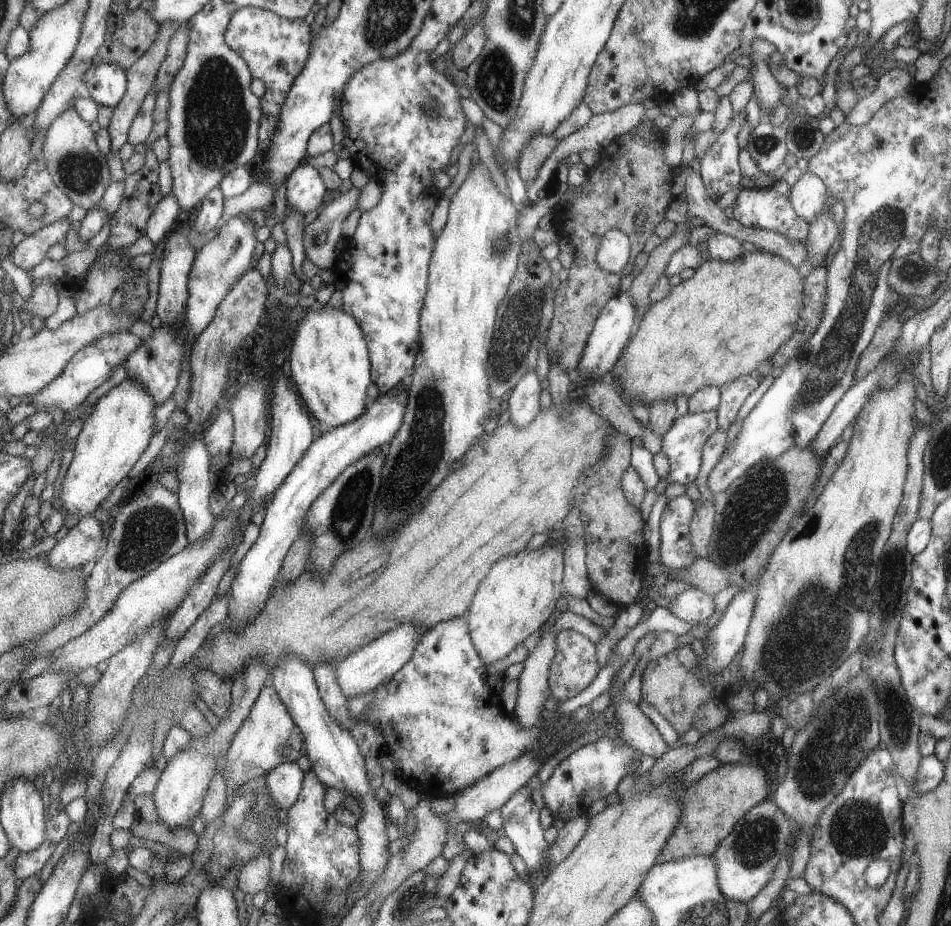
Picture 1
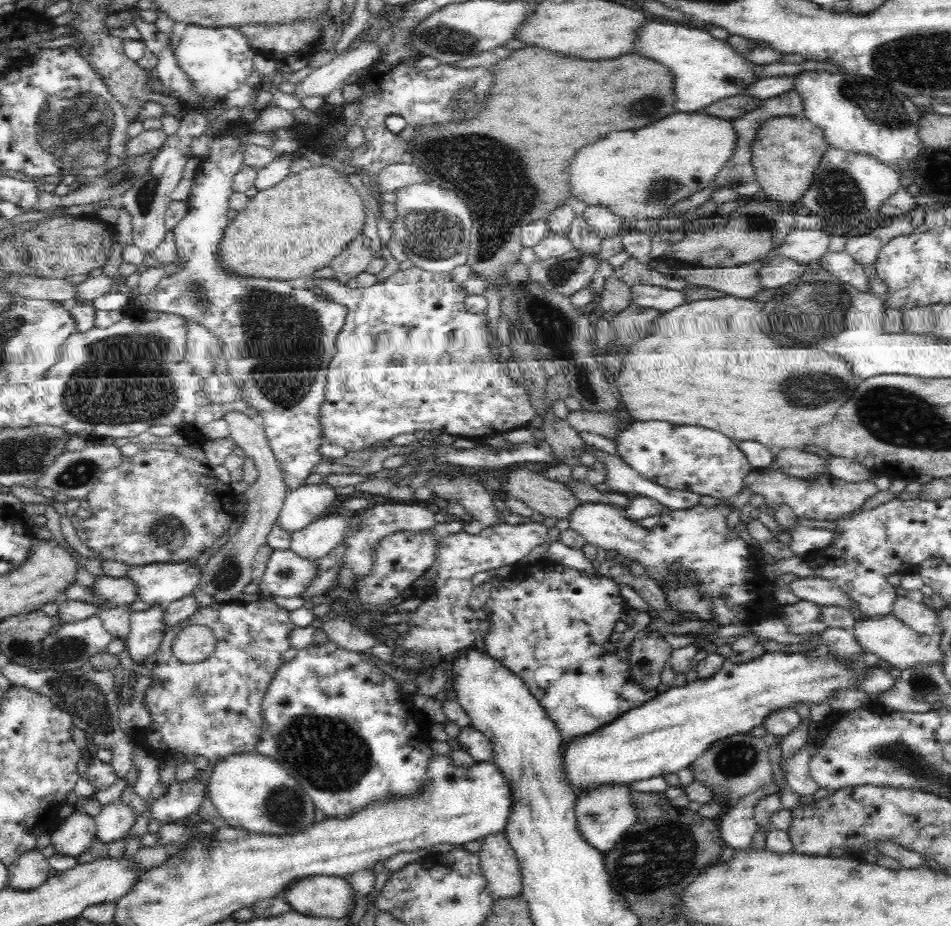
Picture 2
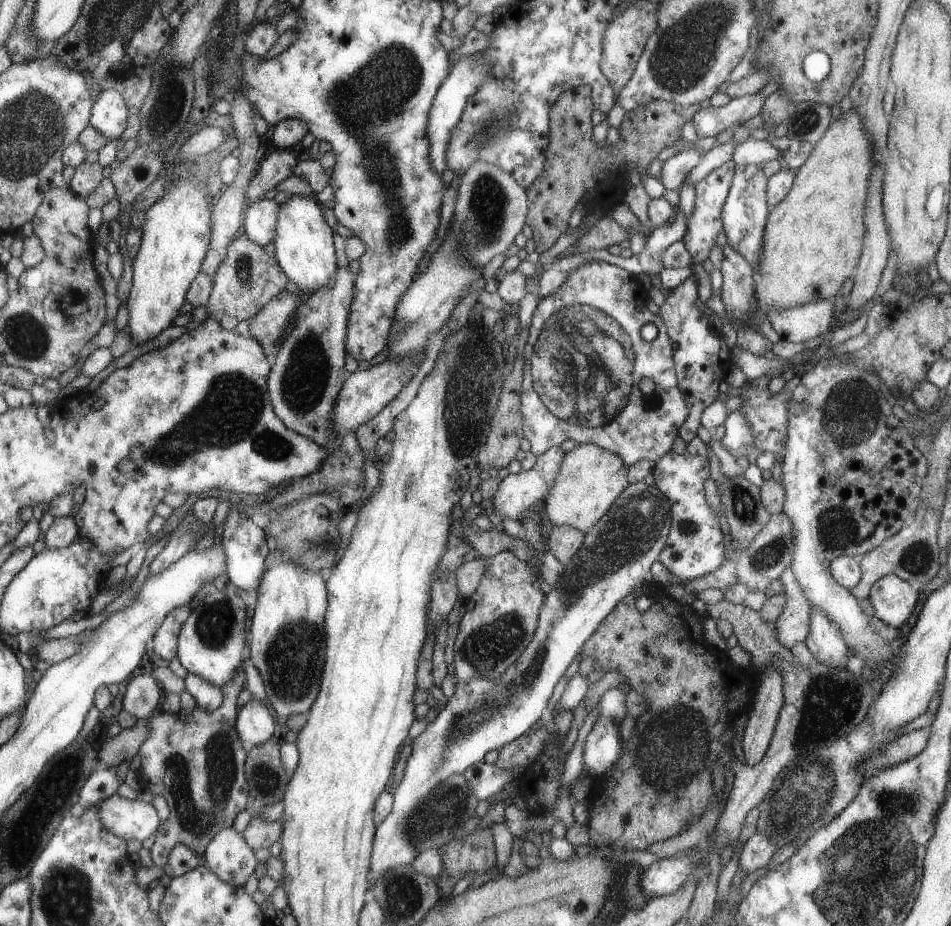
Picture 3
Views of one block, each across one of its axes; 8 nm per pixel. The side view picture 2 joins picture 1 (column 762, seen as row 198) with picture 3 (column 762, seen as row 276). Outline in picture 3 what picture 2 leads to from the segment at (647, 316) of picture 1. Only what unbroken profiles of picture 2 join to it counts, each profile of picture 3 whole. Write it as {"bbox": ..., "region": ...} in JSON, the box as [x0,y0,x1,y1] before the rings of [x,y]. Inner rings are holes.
{"bbox":[752,108,872,313],"region":[[[853,108],[833,120],[813,145],[809,158],[795,171],[787,196],[768,212],[764,227],[763,251],[757,264],[752,265],[755,277],[757,308],[764,313],[787,310],[821,300],[833,300],[846,278],[853,277],[863,254],[864,212],[867,205],[868,180],[872,171],[872,150],[868,134]]]}

